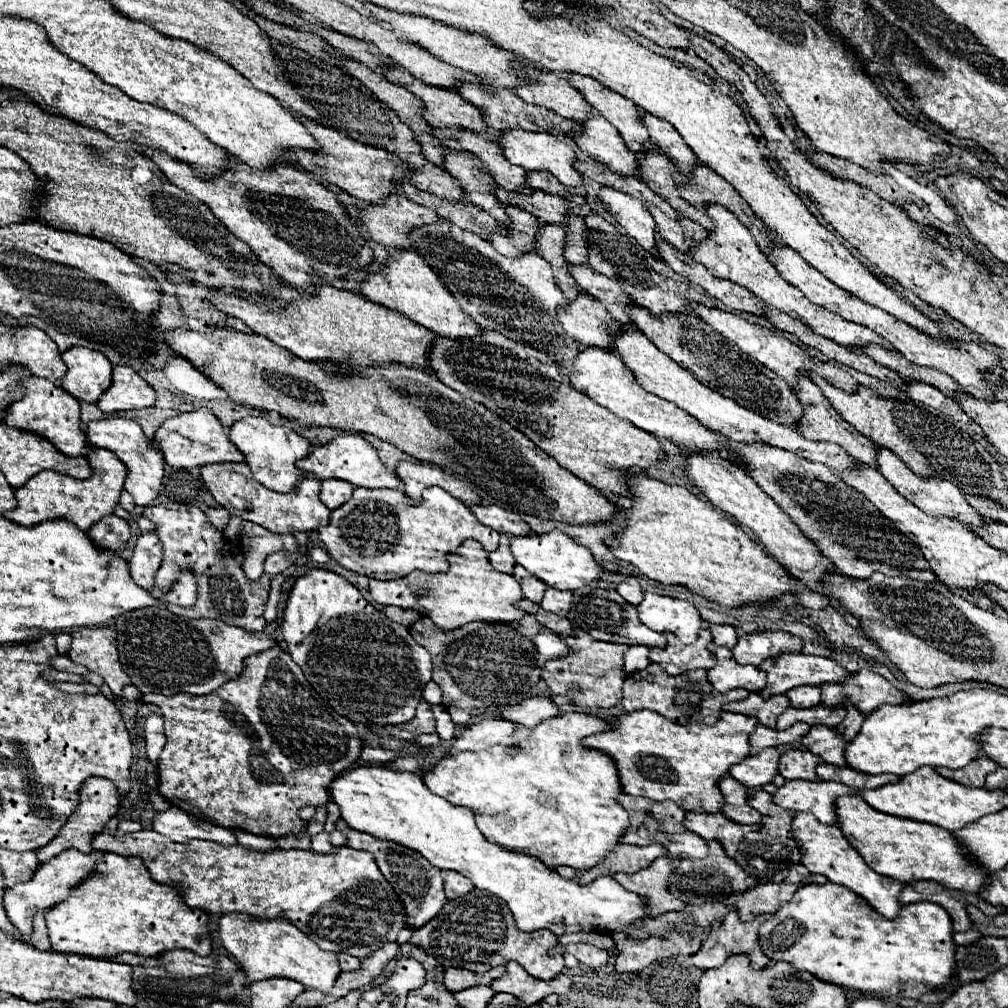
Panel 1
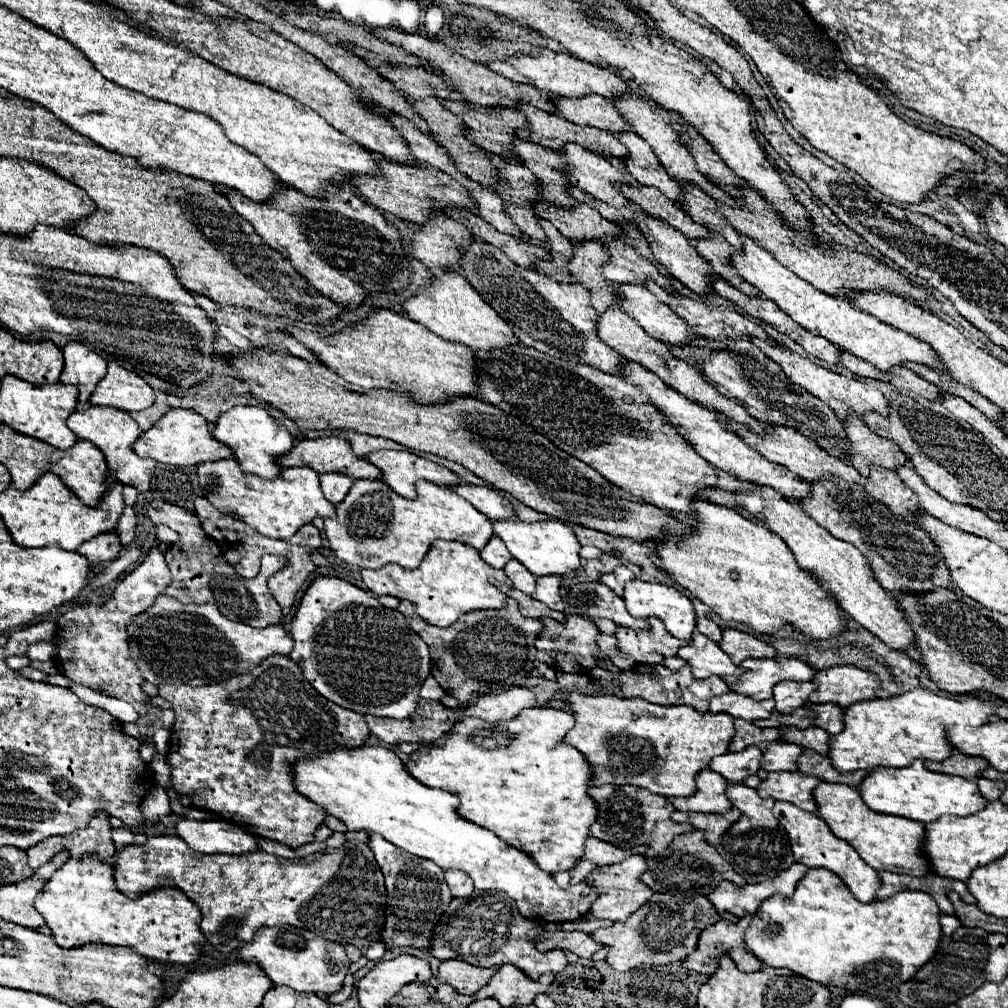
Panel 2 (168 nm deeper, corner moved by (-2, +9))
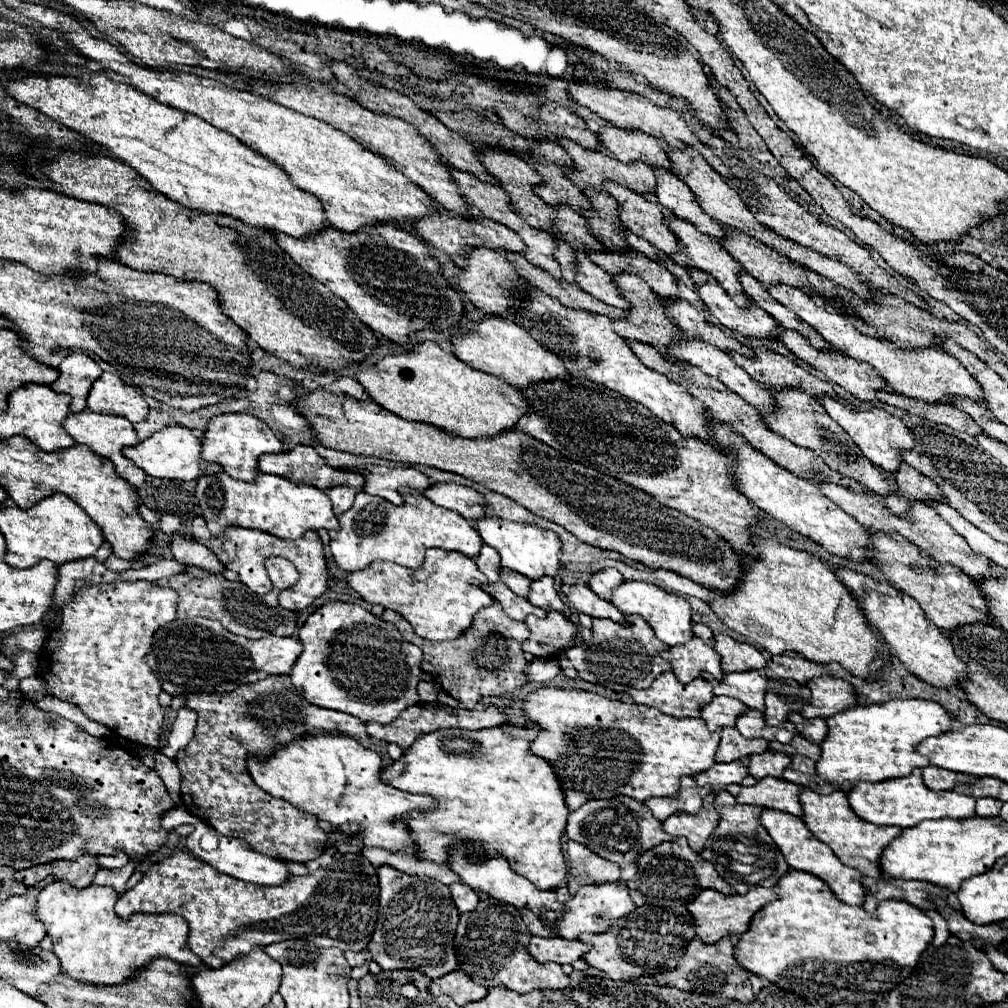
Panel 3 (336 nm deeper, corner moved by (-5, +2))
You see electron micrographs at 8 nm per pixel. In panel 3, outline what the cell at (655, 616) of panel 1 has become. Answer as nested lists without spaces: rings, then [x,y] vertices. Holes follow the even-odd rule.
[[[627,580],[623,582],[619,588],[615,588],[613,592],[613,600],[611,600],[619,612],[623,614],[639,614],[645,618],[645,622],[655,630],[657,638],[661,642],[665,642],[667,646],[675,646],[675,644],[687,644],[693,638],[693,628],[691,628],[691,604],[683,598],[683,596],[675,596],[669,594],[665,590],[661,590],[659,586],[651,584],[651,582],[635,582],[635,580]]]

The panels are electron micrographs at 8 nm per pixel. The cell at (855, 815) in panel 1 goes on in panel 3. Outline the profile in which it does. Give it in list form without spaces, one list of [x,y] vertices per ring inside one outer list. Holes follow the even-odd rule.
[[[803,790],[799,796],[801,804],[803,804],[803,820],[807,824],[807,828],[815,834],[815,838],[823,840],[833,852],[835,856],[851,866],[857,868],[863,876],[871,876],[871,878],[883,878],[883,870],[881,870],[881,854],[887,848],[887,844],[891,844],[895,838],[901,836],[903,828],[899,826],[875,826],[871,822],[861,820],[855,812],[851,812],[847,794],[843,790],[835,790],[827,796],[821,796],[813,790]]]

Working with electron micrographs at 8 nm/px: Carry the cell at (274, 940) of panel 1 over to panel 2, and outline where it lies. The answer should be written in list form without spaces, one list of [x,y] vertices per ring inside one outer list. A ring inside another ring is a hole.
[[[266,927],[254,935],[252,943],[244,943],[240,947],[240,959],[256,961],[262,971],[276,983],[292,987],[302,993],[320,993],[332,995],[344,987],[344,977],[348,973],[348,957],[340,943],[318,937],[306,929],[298,927]]]

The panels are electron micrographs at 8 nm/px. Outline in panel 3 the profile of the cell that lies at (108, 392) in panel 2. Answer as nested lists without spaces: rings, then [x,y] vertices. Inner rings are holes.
[[[109,372],[95,380],[87,396],[87,408],[103,414],[125,416],[131,424],[145,420],[149,414],[149,406],[143,394],[135,386],[123,382],[119,376]]]

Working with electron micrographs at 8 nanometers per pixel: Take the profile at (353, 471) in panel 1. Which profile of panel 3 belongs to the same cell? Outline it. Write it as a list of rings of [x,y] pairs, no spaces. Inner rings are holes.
[[[297,444],[293,450],[283,454],[261,456],[259,472],[277,474],[293,482],[307,482],[321,490],[331,486],[353,486],[361,490],[365,486],[365,478],[361,474],[331,468],[325,458],[317,454],[315,446],[305,444]]]

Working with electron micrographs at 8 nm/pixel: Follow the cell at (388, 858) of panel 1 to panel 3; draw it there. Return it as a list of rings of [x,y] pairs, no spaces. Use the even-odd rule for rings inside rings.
[[[389,864],[377,868],[379,876],[379,924],[371,938],[369,952],[383,970],[411,968],[429,978],[445,976],[457,970],[453,936],[459,920],[459,910],[451,900],[449,886],[427,876],[411,876]]]

